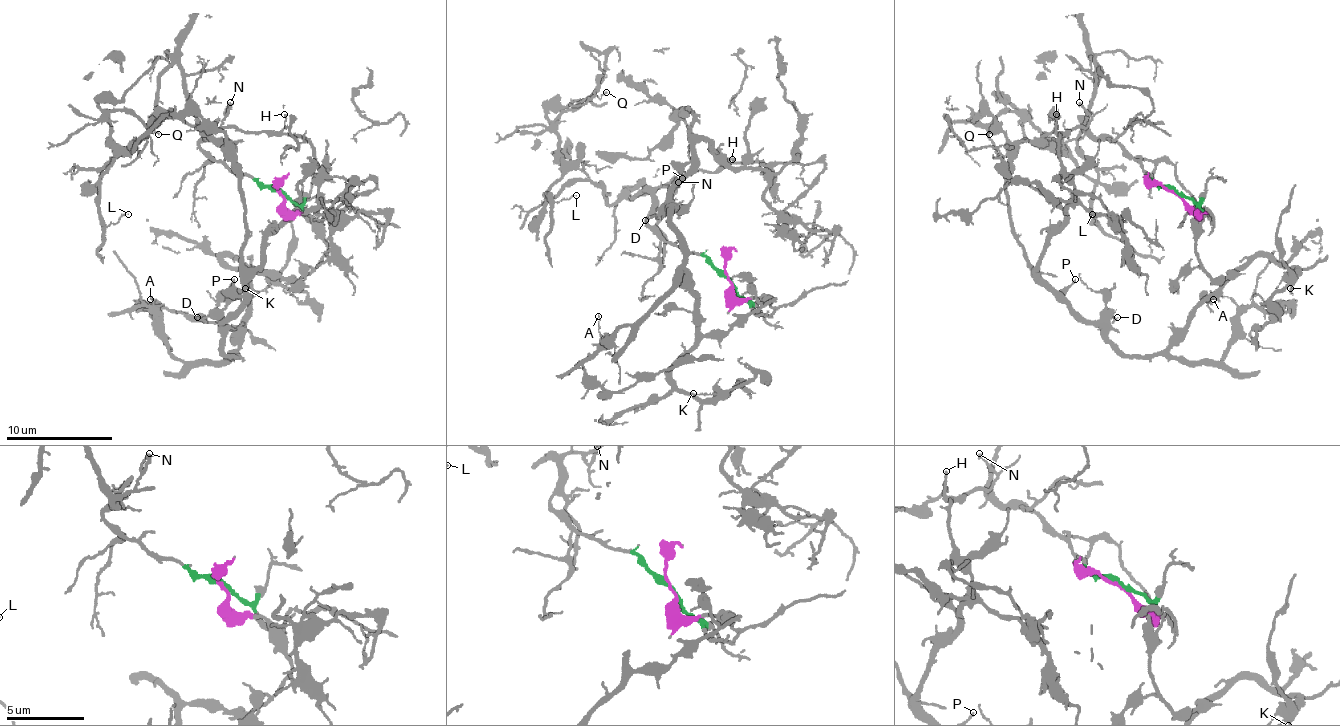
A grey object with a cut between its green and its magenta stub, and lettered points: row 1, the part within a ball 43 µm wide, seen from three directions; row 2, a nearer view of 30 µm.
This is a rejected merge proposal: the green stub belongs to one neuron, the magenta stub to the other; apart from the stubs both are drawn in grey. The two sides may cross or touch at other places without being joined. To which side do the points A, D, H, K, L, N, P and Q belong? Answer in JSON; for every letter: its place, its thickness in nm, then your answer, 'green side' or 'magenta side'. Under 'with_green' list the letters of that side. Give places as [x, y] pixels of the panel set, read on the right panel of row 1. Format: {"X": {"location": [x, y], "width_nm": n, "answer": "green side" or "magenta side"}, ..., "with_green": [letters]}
{"A": {"location": [1213, 299], "width_nm": 90, "answer": "magenta side"}, "D": {"location": [1117, 317], "width_nm": 140, "answer": "magenta side"}, "H": {"location": [1056, 114], "width_nm": 120, "answer": "green side"}, "K": {"location": [1290, 288], "width_nm": 120, "answer": "magenta side"}, "L": {"location": [1092, 214], "width_nm": 90, "answer": "green side"}, "N": {"location": [1079, 102], "width_nm": 160, "answer": "green side"}, "P": {"location": [1075, 279], "width_nm": 80, "answer": "magenta side"}, "Q": {"location": [989, 134], "width_nm": 100, "answer": "green side"}, "with_green": ["H", "L", "N", "Q"]}

